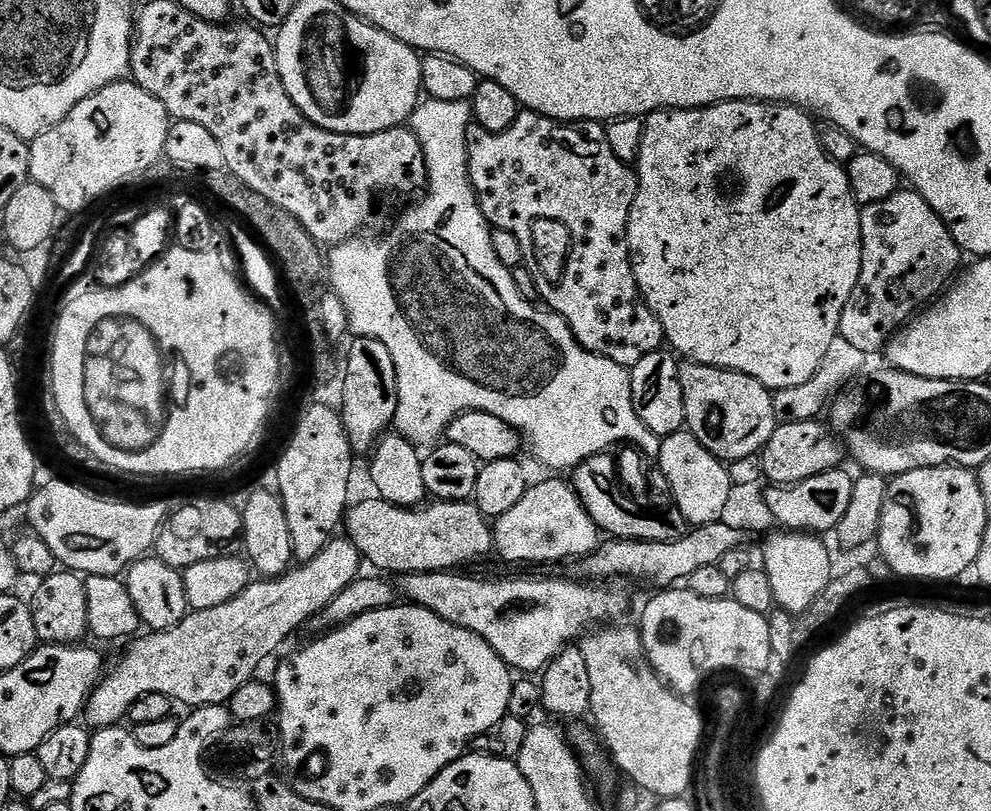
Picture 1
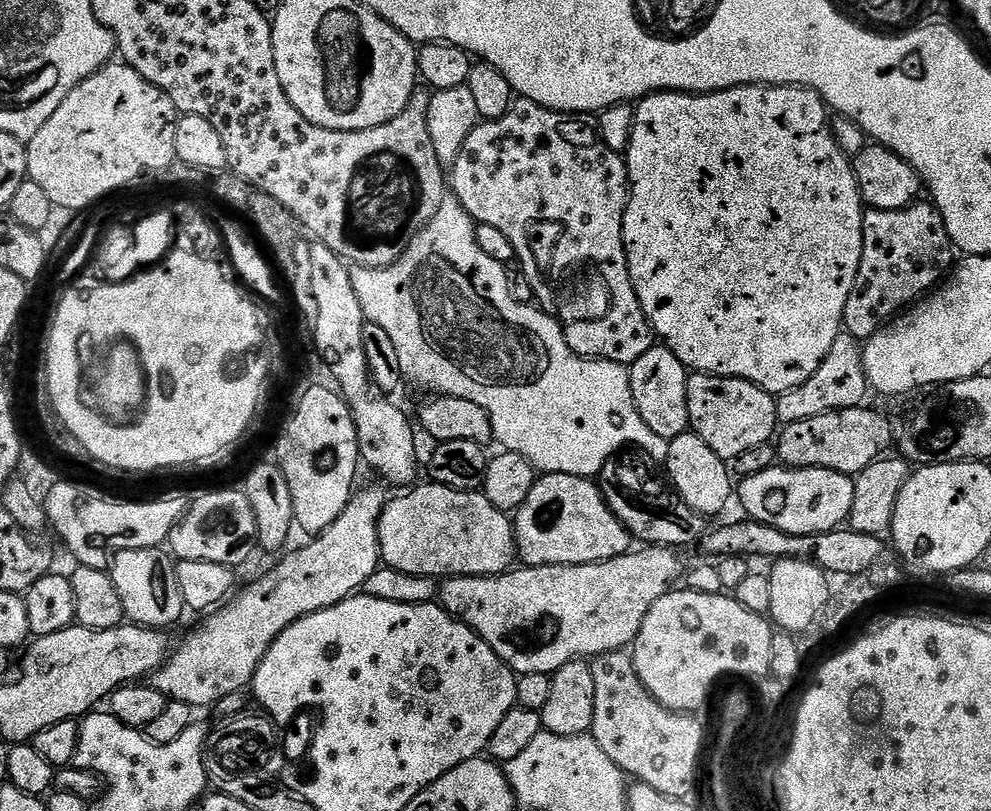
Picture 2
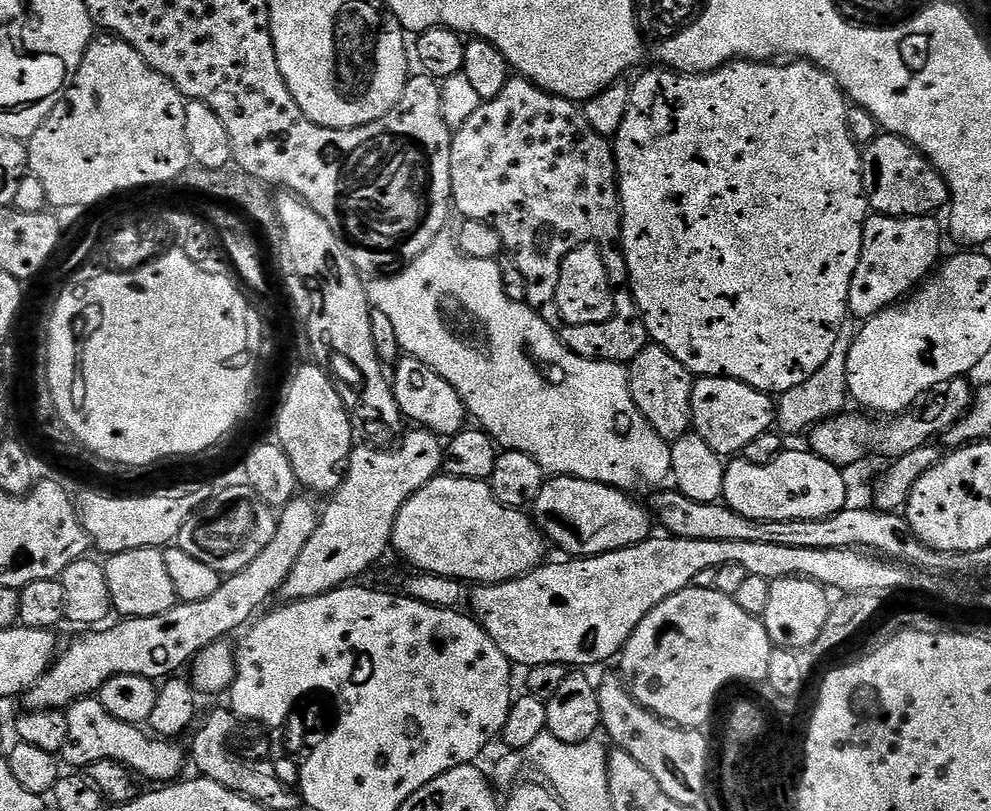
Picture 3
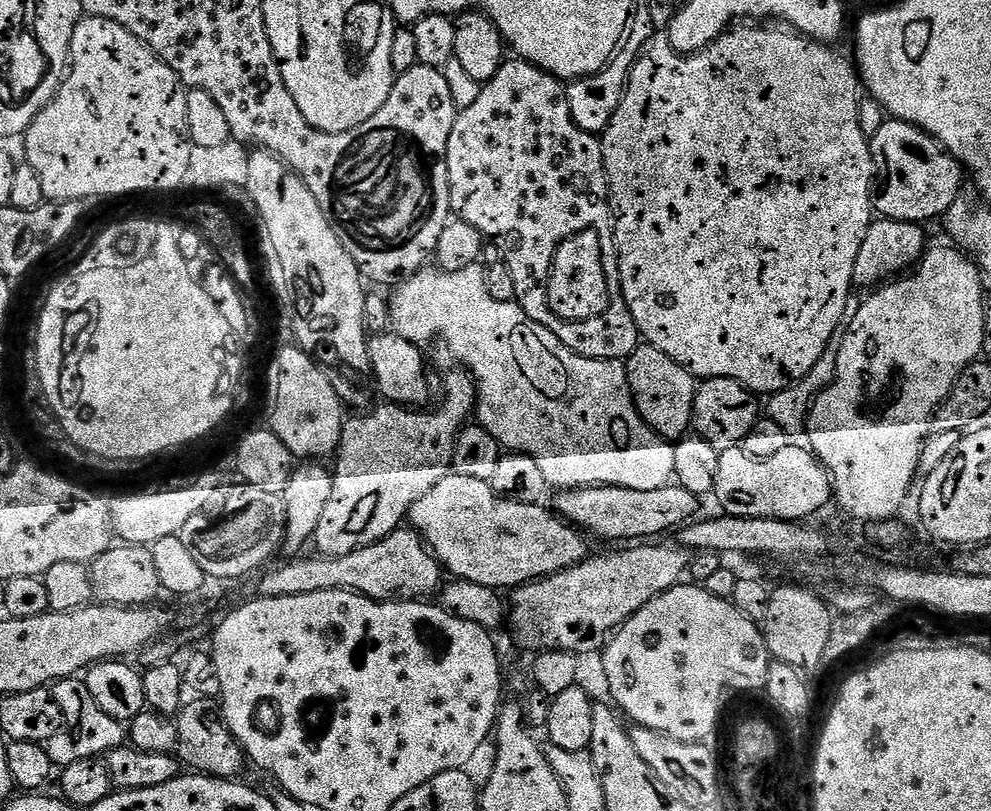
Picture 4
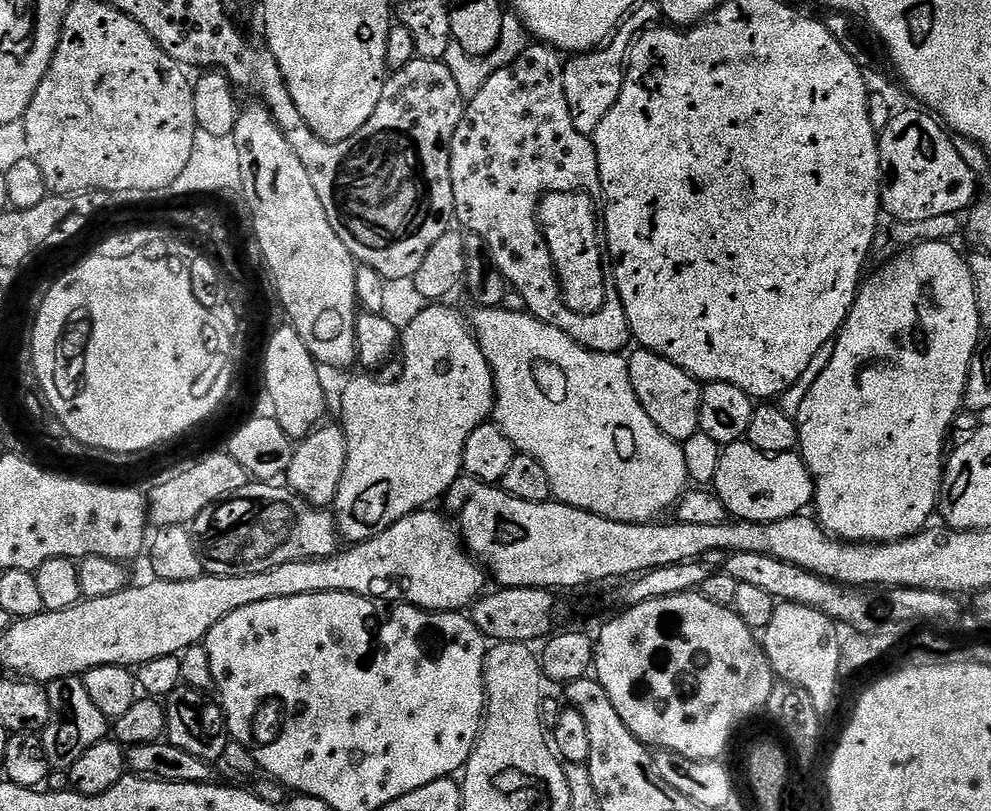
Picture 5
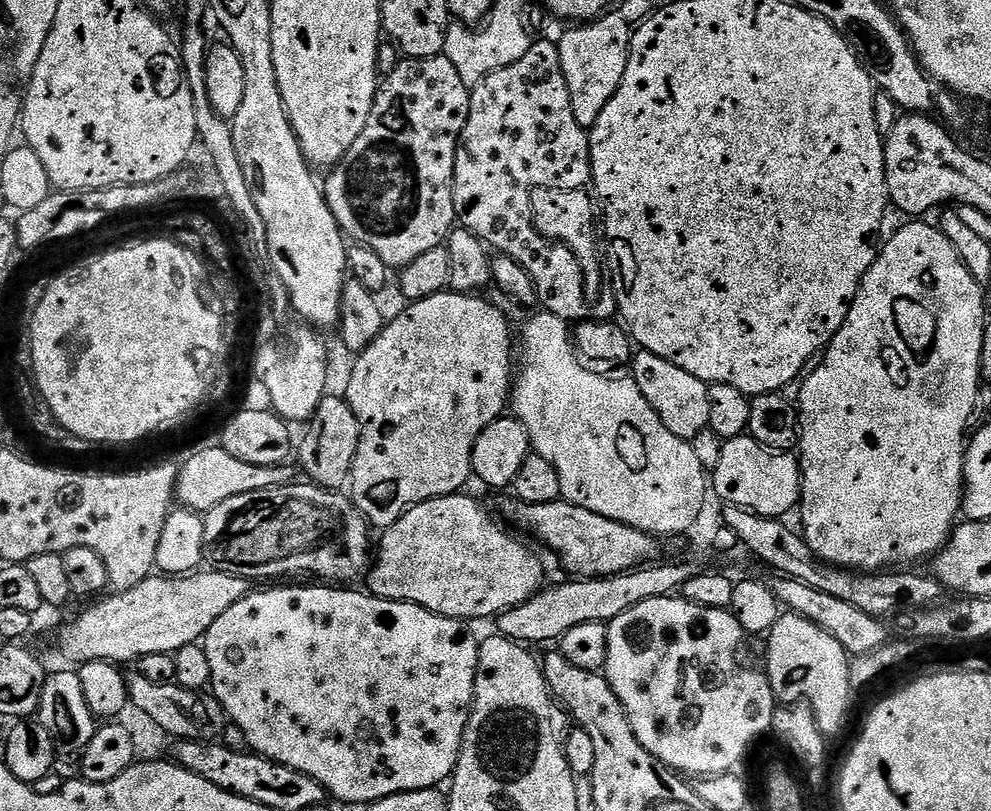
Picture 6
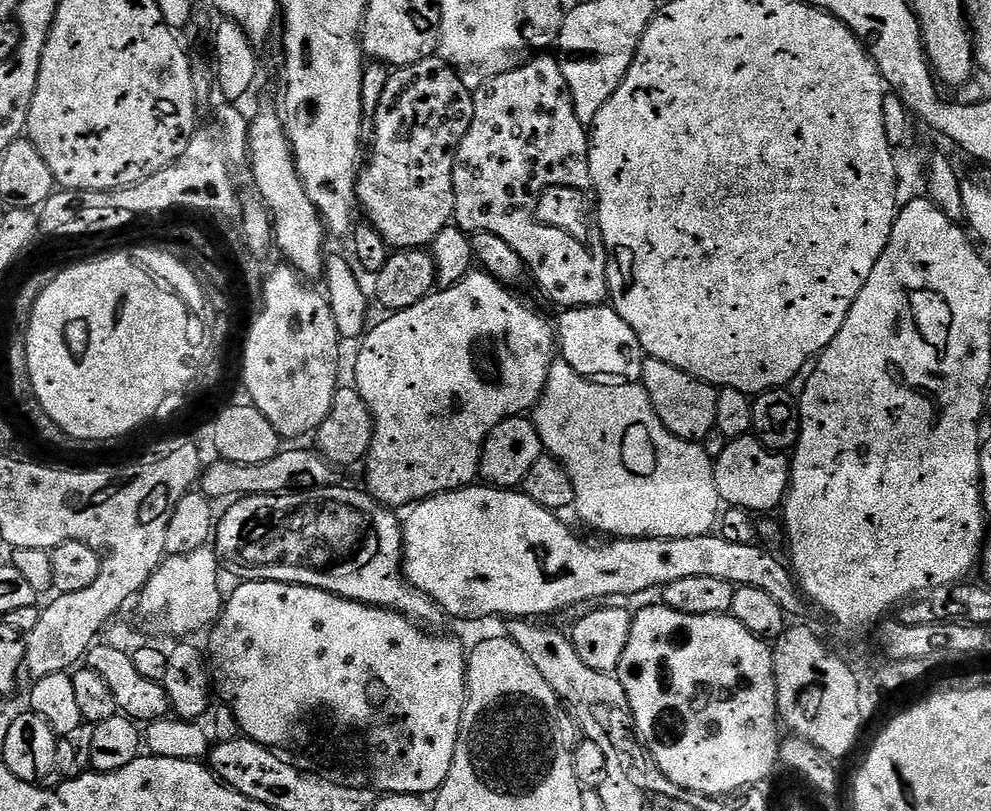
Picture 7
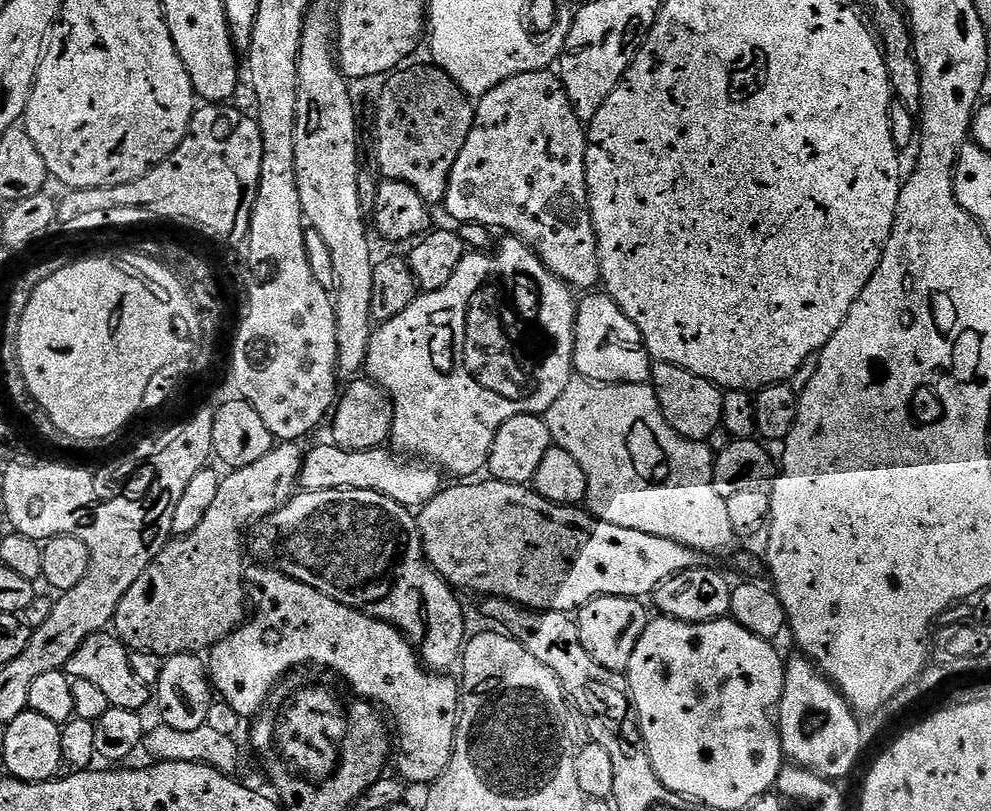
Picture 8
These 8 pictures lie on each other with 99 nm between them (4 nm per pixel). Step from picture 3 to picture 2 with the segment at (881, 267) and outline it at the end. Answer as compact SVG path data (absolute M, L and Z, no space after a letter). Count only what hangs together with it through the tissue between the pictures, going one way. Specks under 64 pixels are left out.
M920 203L885 212L868 208L864 213L862 262L846 302L843 326L859 342L867 342L909 305L931 293L953 267L954 245L942 214L931 203Z

